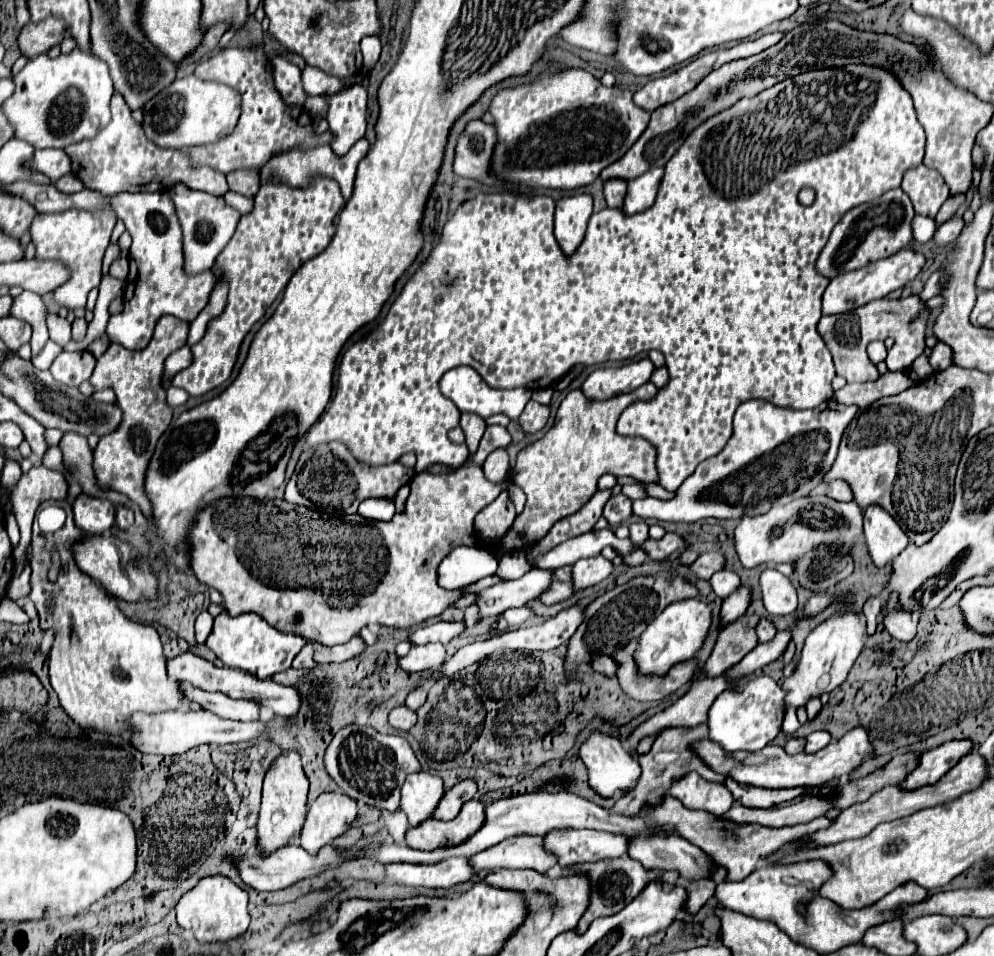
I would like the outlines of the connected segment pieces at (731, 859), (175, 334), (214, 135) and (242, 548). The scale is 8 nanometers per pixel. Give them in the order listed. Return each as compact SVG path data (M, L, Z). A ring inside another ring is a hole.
M664 795L658 805L644 805L640 809L640 815L652 819L660 827L664 827L664 825L672 827L678 835L682 835L690 843L698 845L700 849L708 851L708 855L712 855L712 859L716 859L718 863L724 863L724 867L728 867L728 879L748 877L760 861L764 861L768 855L772 855L780 847L800 841L800 839L832 825L832 819L826 819L826 817L814 819L804 825L794 825L794 827L764 827L758 823L732 823L730 819L716 817L708 811L688 809L672 795Z
M170 315L160 317L146 349L130 351L120 347L120 343L110 343L104 355L96 361L90 377L94 389L112 389L122 409L120 425L112 433L102 435L94 449L92 467L96 481L100 489L114 489L128 495L128 499L132 499L146 517L150 517L150 503L144 495L144 471L158 437L172 421L172 409L166 405L166 391L160 387L162 365L170 353L184 345L184 337L188 337L188 323Z
M194 75L176 79L170 87L152 97L144 107L142 127L152 143L164 149L180 149L200 143L168 143L168 141L218 141L230 135L240 117L240 95L228 85L216 81L202 81Z
M468 464L466 467L456 469L454 473L448 473L448 475L430 475L430 473L416 475L410 483L410 497L406 499L404 511L396 513L392 517L392 521L364 519L358 513L356 515L344 515L344 517L338 517L334 521L332 519L324 521L316 511L300 507L300 505L292 505L292 503L280 501L280 499L250 499L250 497L244 497L244 499L234 499L234 501L218 501L218 503L212 503L208 509L204 509L200 513L200 517L196 519L196 527L192 529L192 535L190 535L192 571L196 573L196 577L202 583L206 583L208 587L214 587L222 593L230 615L238 615L238 613L246 613L246 611L258 611L266 619L272 619L272 623L276 623L276 627L286 627L286 631L288 631L288 627L292 627L296 615L300 615L300 623L296 623L296 631L304 631L304 635L316 635L316 641L324 643L324 645L336 645L336 643L350 641L352 637L356 637L360 633L362 627L366 627L370 623L410 629L414 625L424 623L430 617L440 615L444 609L452 607L460 597L466 595L464 589L448 591L448 589L438 585L438 565L452 549L456 549L460 545L480 547L476 543L476 535L474 535L474 527L472 527L474 515L492 501L492 495L500 495L500 491L502 491L502 487L490 483L486 479L481 466Z

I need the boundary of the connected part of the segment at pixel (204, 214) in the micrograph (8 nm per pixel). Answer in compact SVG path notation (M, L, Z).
M184 183L172 185L168 189L168 195L172 197L176 213L180 215L180 225L184 235L184 273L198 275L202 271L208 271L216 255L226 247L228 239L232 237L232 231L236 231L236 219L240 217L240 213L228 207L222 197L214 197L204 191L194 191Z

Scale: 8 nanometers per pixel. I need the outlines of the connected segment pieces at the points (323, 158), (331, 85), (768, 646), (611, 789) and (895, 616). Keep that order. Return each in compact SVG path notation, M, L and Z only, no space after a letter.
M366 137L358 139L350 151L346 155L336 155L330 147L316 147L312 151L290 151L290 153L284 153L284 155L276 155L272 157L260 171L260 183L268 183L270 181L278 181L282 185L288 185L288 187L308 187L310 183L310 175L328 175L332 177L334 181L338 181L340 189L342 189L342 195L344 199L348 199L354 191L354 177L356 177L356 167L358 163L364 159L364 155L370 151L370 143Z
M306 65L304 71L302 71L302 85L304 85L304 91L308 95L322 95L324 91L328 91L328 95L332 95L338 89L342 89L346 85L352 85L356 81L358 81L358 77L354 77L354 79L336 79L336 77L326 74L322 69L312 67L312 65Z
M778 631L776 637L768 643L758 643L748 655L744 655L744 659L736 665L732 665L724 677L726 679L742 679L742 677L752 677L758 669L762 669L764 665L772 663L774 659L778 659L782 655L782 651L788 647L788 641L790 641L790 631Z
M598 729L590 731L586 741L580 745L580 759L588 767L590 787L596 793L600 793L602 797L618 797L620 793L630 791L636 785L636 779L640 777L640 765L636 763L636 759L628 751L624 751L620 739L614 735L602 733Z
M896 591L890 595L890 601L888 601L888 605L886 605L884 627L888 629L888 633L890 633L894 639L908 641L908 639L912 639L912 637L916 635L916 625L918 625L920 613L904 611L894 597L898 597Z

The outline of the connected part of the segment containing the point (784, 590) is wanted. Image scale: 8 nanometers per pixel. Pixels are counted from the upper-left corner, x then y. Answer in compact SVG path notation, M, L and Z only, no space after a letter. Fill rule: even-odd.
M768 567L760 575L760 589L764 607L772 615L788 615L796 609L796 587L774 567Z

